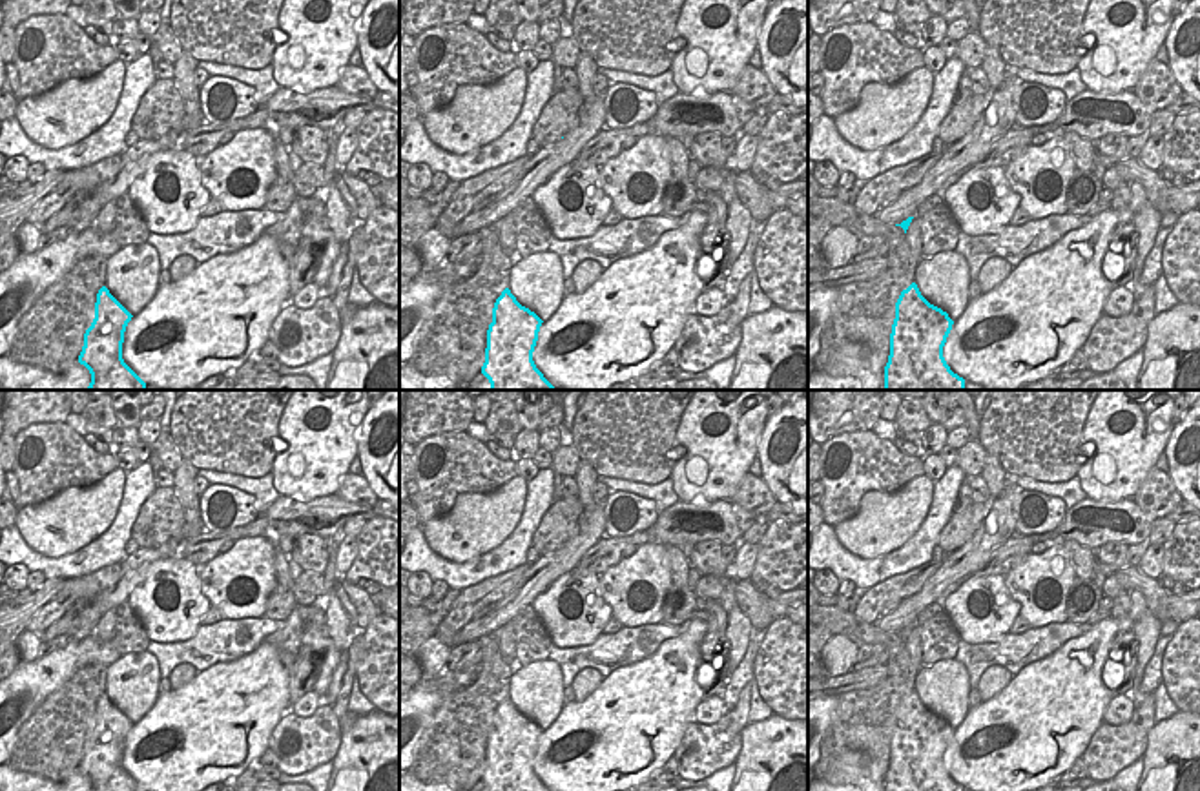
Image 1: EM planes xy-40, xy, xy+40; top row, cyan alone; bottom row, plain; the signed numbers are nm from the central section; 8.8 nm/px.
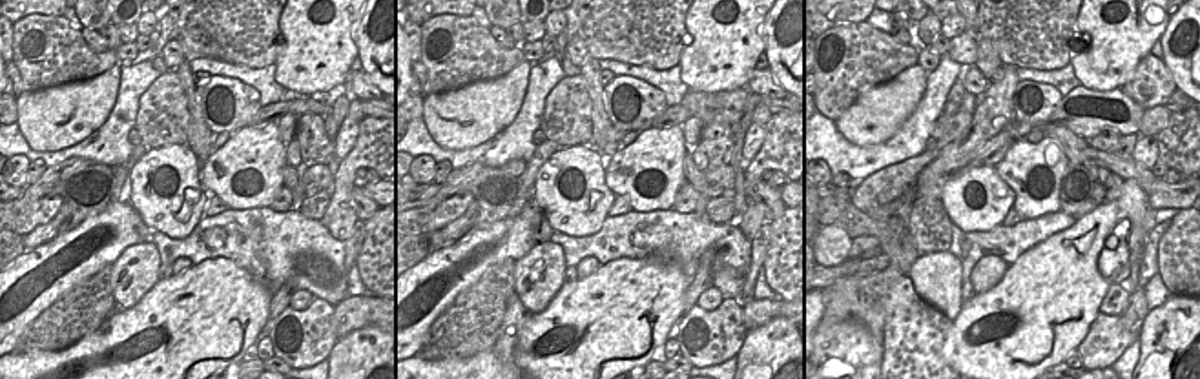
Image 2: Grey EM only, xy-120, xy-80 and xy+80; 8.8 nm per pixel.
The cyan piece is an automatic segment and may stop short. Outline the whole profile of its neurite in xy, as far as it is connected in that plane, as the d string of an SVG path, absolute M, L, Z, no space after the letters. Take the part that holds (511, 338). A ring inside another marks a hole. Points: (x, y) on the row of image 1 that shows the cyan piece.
M509 288L502 292L492 308L481 366L491 390L556 390L533 361L542 323Z

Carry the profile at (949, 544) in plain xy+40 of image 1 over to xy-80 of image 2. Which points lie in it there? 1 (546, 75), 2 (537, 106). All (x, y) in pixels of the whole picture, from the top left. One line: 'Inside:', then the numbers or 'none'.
Inside: none

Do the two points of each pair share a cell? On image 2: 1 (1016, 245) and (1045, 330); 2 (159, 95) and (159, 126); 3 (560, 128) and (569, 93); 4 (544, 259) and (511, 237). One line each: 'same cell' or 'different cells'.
1: different cells
2: same cell
3: same cell
4: different cells

